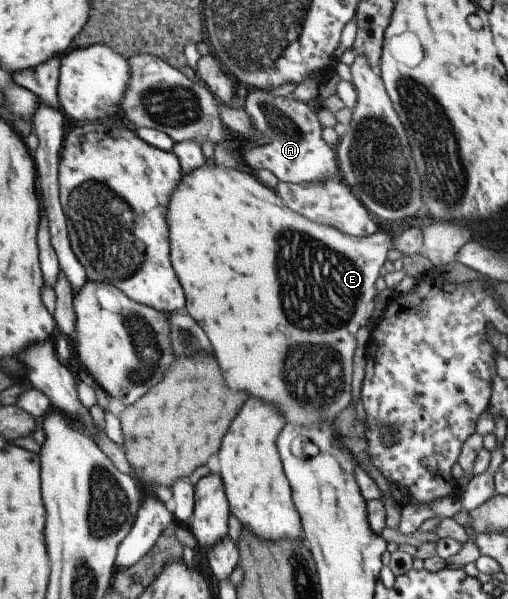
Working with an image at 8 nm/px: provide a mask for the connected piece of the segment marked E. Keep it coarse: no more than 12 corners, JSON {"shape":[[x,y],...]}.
{"shape":[[245,167],[166,206],[228,388],[288,424],[350,403],[392,234],[286,208]]}

